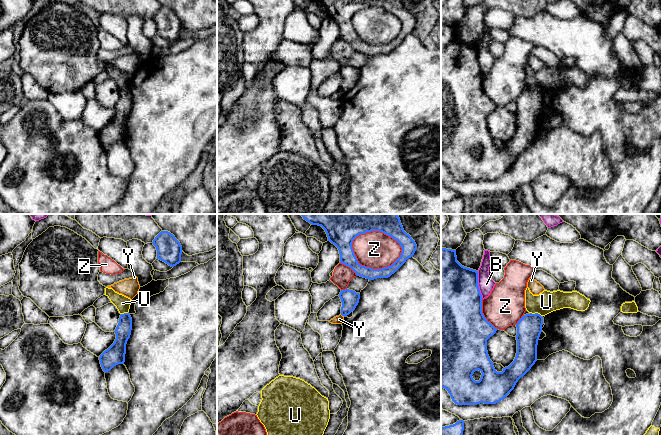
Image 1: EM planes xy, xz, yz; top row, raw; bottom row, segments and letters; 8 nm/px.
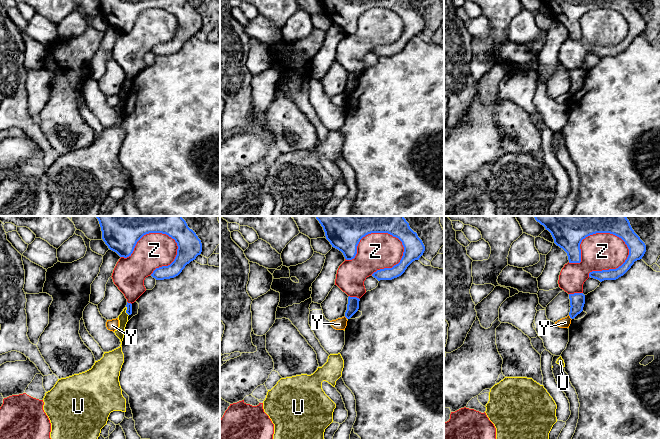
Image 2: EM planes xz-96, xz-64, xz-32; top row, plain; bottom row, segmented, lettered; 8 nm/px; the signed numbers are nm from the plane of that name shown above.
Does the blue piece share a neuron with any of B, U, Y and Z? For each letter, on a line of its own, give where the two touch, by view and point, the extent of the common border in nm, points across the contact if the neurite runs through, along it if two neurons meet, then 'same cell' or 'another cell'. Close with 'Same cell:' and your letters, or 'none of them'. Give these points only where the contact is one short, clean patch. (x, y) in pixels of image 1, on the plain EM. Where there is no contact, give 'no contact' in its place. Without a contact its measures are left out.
B: contact yz (477, 61); length 220 nm; another cell
U: contact yz (536, 89); length 100 nm; another cell
Y: contact xz (342, 91); length 40 nm; border xz (340, 90), (344, 92); another cell
Z: contact xz (377, 6); length 420 nm; another cell
Same cell: none of them

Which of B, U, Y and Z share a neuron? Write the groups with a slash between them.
B / U / Y / Z

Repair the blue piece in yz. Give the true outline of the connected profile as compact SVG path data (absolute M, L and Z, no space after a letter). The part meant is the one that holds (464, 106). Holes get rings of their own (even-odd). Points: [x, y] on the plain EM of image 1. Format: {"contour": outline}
{"contour": "M441 24L441 163L446 165L452 177L457 181L496 180L503 176L514 165L518 156L523 153L537 137L537 121L542 108L543 93L538 90L526 90L516 100L517 129L514 137L497 148L487 127L487 116L498 106L482 89L482 71L478 62L478 47L462 42L457 37L456 26ZM479 146L482 151L479 157L472 153Z"}

